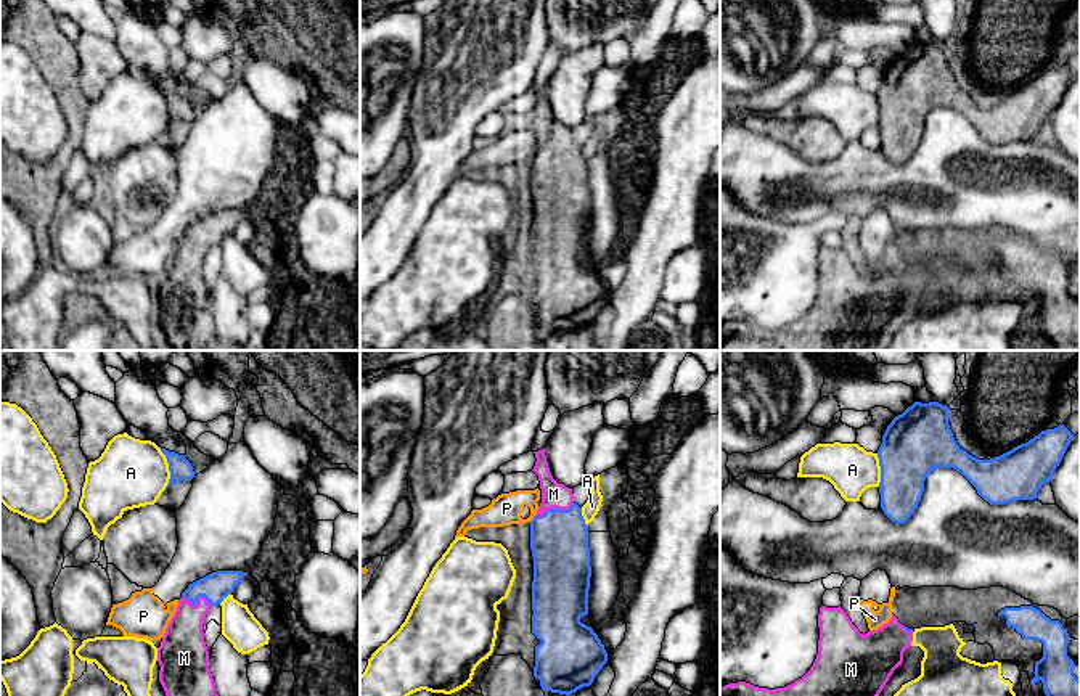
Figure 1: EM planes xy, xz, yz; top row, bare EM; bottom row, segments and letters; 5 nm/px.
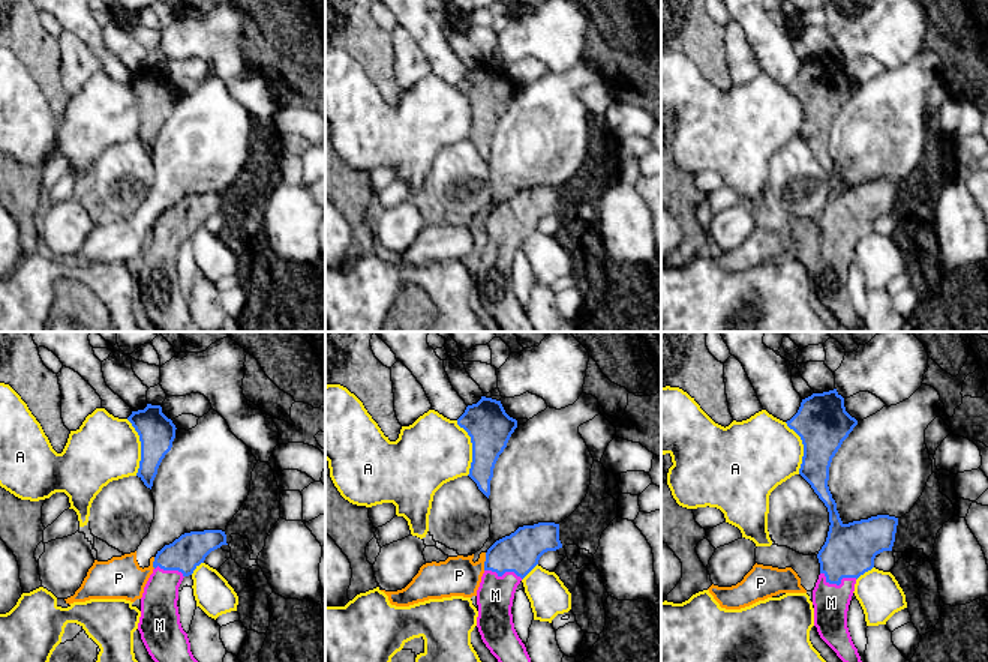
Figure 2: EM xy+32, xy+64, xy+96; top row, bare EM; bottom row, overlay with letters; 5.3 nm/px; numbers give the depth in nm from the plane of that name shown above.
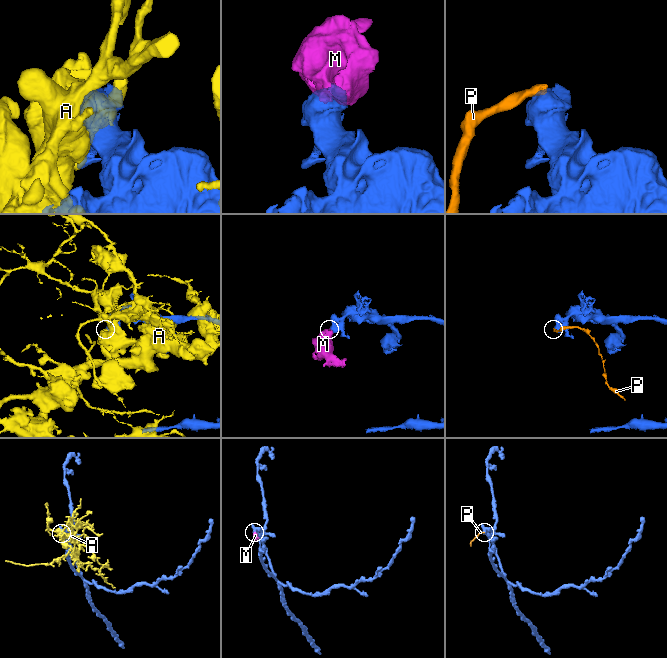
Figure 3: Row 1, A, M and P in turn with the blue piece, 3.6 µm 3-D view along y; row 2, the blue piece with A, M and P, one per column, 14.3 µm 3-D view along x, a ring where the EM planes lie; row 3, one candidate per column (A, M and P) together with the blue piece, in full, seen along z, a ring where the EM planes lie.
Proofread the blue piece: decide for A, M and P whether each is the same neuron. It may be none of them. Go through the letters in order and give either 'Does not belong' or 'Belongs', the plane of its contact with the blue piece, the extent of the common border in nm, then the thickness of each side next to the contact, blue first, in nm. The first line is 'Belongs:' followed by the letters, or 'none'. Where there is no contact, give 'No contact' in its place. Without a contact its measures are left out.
Belongs: M
A: Does not belong. Touches blue in xy. Shared border 200 nm. Thickness 110 nm (blue) against 340 nm
M: Belongs. Touches blue in xz. Shared border 200 nm. Thickness 280 nm (blue) against 130 nm
P: Does not belong. Touches blue in xz. Shared border 70 nm. Thickness 280 nm (blue) against 160 nm

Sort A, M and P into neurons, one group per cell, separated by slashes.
A / M / P

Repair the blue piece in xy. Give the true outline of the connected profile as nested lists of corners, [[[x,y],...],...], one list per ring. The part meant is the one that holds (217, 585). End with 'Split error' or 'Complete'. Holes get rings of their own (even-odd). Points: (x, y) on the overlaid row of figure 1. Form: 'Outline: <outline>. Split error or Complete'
Outline: [[[217,571],[190,583],[182,593],[158,648],[159,682],[166,696],[219,696],[202,624],[209,609],[231,595],[244,575],[248,572]]]. Split error

